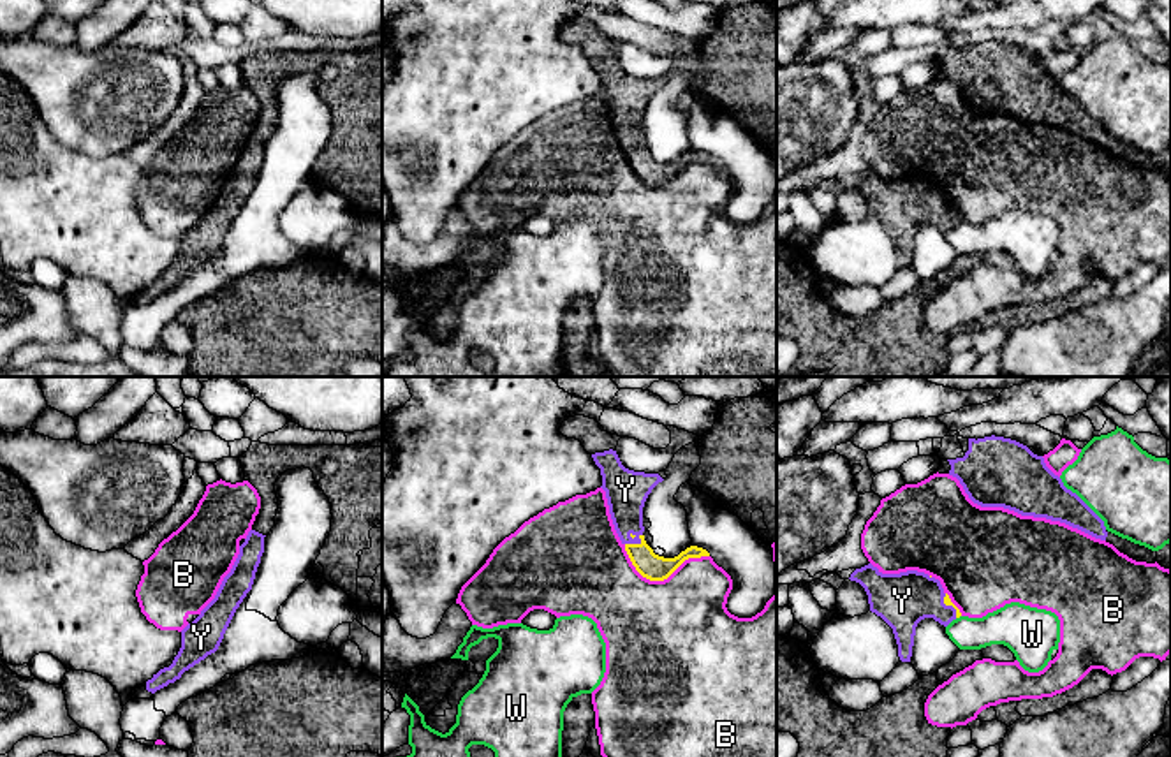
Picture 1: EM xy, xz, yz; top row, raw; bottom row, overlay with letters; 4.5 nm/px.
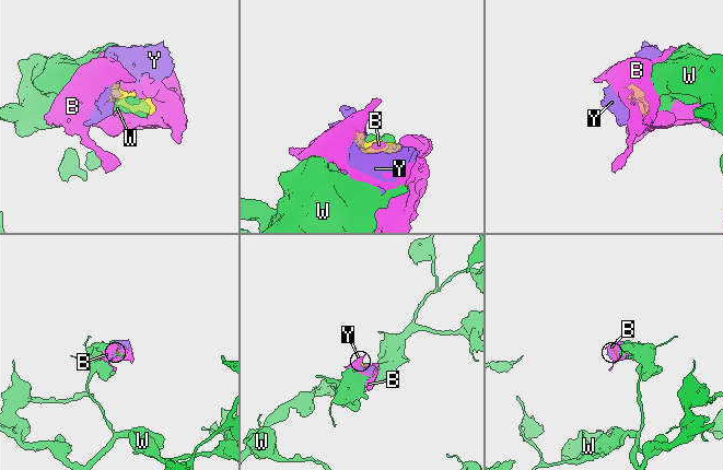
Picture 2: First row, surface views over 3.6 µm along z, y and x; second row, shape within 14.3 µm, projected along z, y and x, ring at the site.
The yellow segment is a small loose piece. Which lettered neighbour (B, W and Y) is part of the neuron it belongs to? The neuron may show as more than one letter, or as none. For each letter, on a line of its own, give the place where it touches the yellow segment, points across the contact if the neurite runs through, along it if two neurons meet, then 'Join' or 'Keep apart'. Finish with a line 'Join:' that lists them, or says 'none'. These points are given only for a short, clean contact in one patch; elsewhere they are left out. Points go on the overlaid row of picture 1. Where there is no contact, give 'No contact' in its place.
B: Touches yellow at xz (661, 580). Keep apart
W: Touches yellow at yz (958, 617). Keep apart
Y: Touches yellow at xz (636, 544). Path across: xz (650, 565), (636, 544), (627, 521), (626, 492). Join
Join: Y

